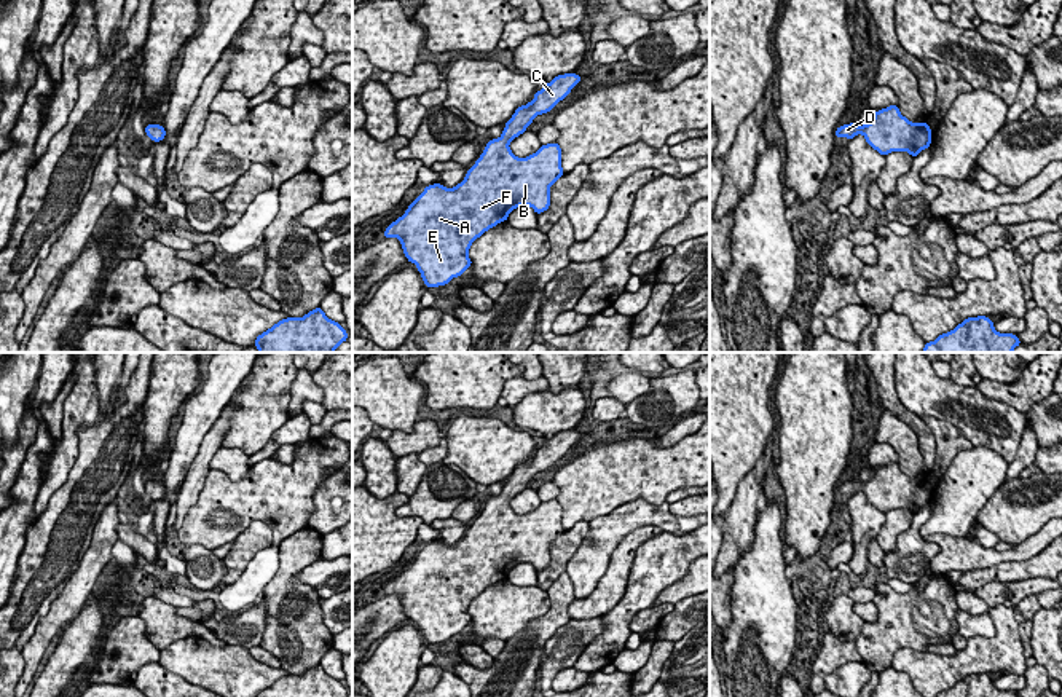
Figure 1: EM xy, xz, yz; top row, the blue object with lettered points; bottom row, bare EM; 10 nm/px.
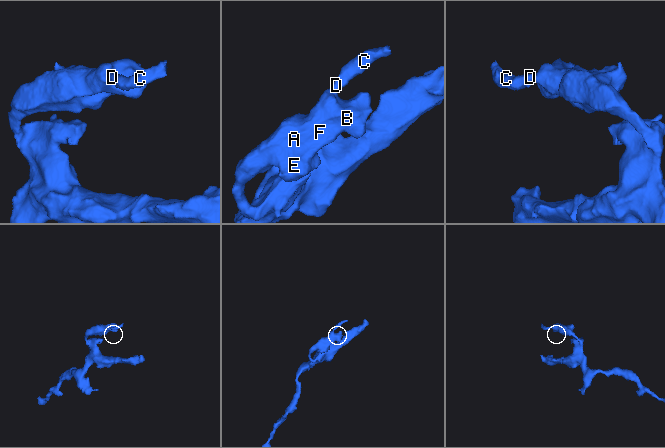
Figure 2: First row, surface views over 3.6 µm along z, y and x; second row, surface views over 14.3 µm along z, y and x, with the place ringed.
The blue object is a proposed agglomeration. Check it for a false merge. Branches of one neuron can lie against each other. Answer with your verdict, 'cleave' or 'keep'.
keep

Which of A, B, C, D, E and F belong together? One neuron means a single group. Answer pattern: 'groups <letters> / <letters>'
groups A B C D E F

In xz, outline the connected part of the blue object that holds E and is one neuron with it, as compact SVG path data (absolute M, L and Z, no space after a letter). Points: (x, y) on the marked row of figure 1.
M574 72L553 77L541 91L536 91L533 102L515 110L502 136L486 144L461 183L454 188L442 183L426 187L405 214L387 225L384 238L400 239L403 255L418 266L426 287L445 285L461 276L472 265L467 255L472 242L490 228L505 222L518 206L529 206L536 214L550 207L550 187L564 174L560 145L557 142L541 145L536 153L517 158L509 144L523 134L537 115L555 108L580 80L582 77Z

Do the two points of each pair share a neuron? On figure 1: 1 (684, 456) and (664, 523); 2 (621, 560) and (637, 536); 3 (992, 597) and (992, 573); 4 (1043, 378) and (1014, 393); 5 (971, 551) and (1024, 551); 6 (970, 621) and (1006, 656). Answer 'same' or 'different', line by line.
1: different
2: same
3: different
4: same
5: same
6: different

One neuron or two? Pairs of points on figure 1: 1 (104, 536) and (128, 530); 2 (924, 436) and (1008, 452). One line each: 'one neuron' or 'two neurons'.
1: two neurons
2: two neurons

